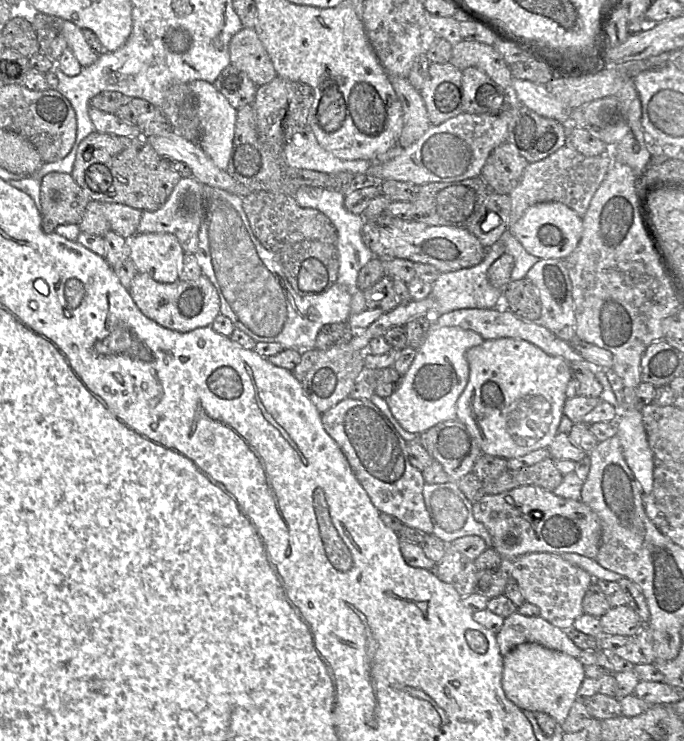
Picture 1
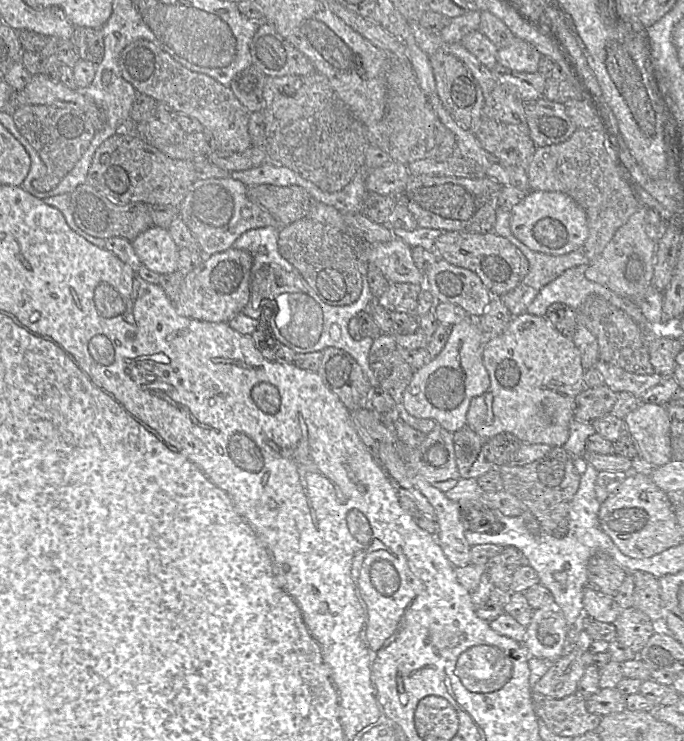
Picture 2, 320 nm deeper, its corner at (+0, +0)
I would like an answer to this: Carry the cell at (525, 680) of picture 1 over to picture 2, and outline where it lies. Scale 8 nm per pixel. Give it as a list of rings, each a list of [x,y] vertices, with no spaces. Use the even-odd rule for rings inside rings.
[[[555,604],[534,610],[523,646],[531,657],[554,662],[567,650],[568,624]]]

